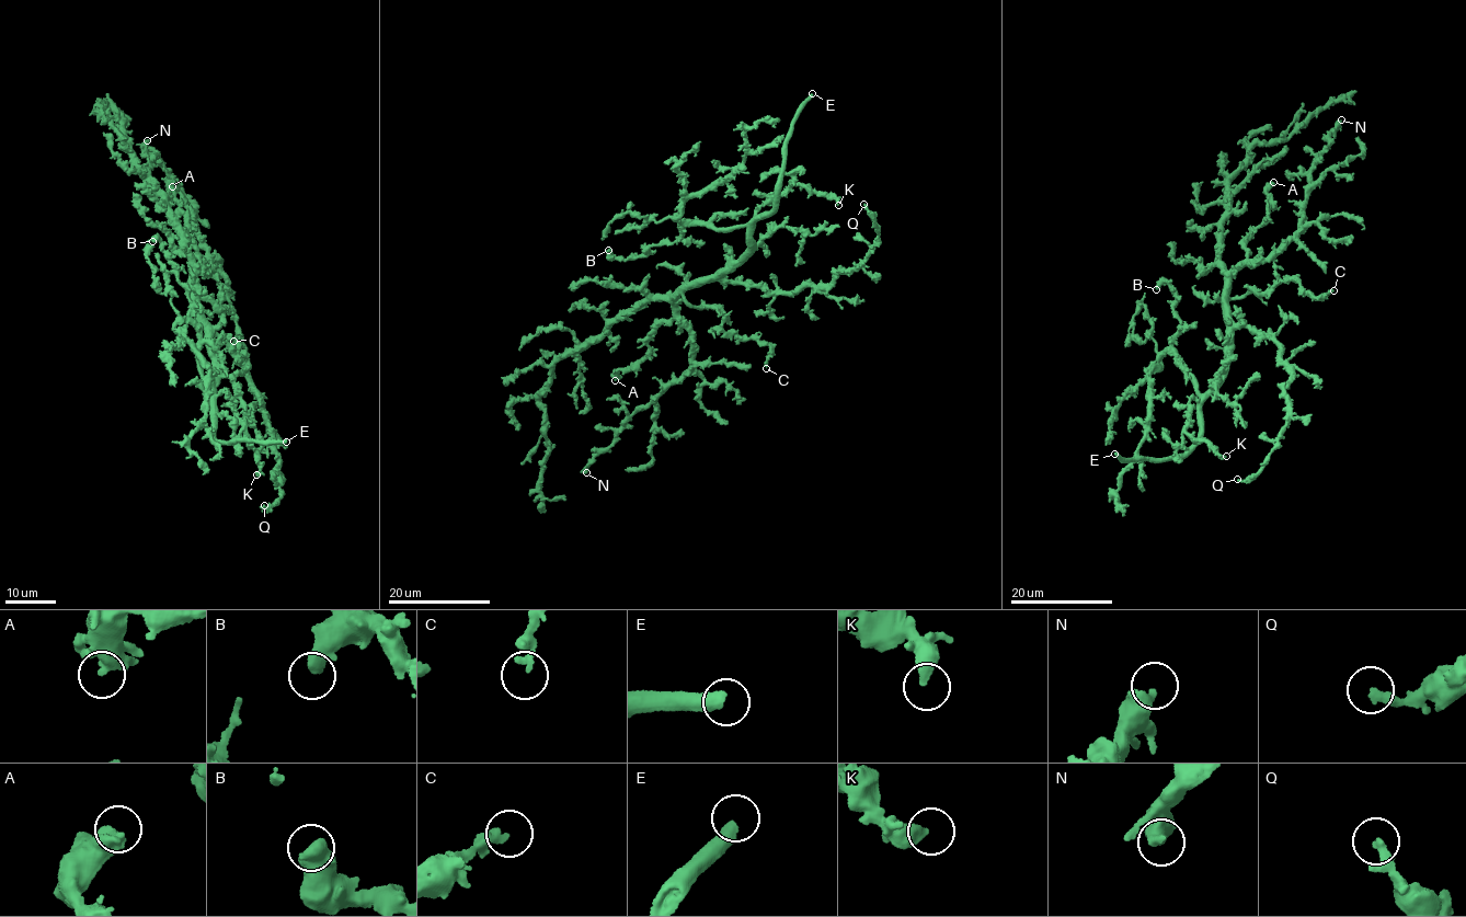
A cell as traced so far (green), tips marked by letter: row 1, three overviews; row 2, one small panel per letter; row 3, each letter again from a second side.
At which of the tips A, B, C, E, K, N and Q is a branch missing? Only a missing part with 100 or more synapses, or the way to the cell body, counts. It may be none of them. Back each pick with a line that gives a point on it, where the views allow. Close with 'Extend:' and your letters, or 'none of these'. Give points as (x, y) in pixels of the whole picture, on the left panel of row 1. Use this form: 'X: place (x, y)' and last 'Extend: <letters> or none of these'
E: place (286, 442)
Extend: E

